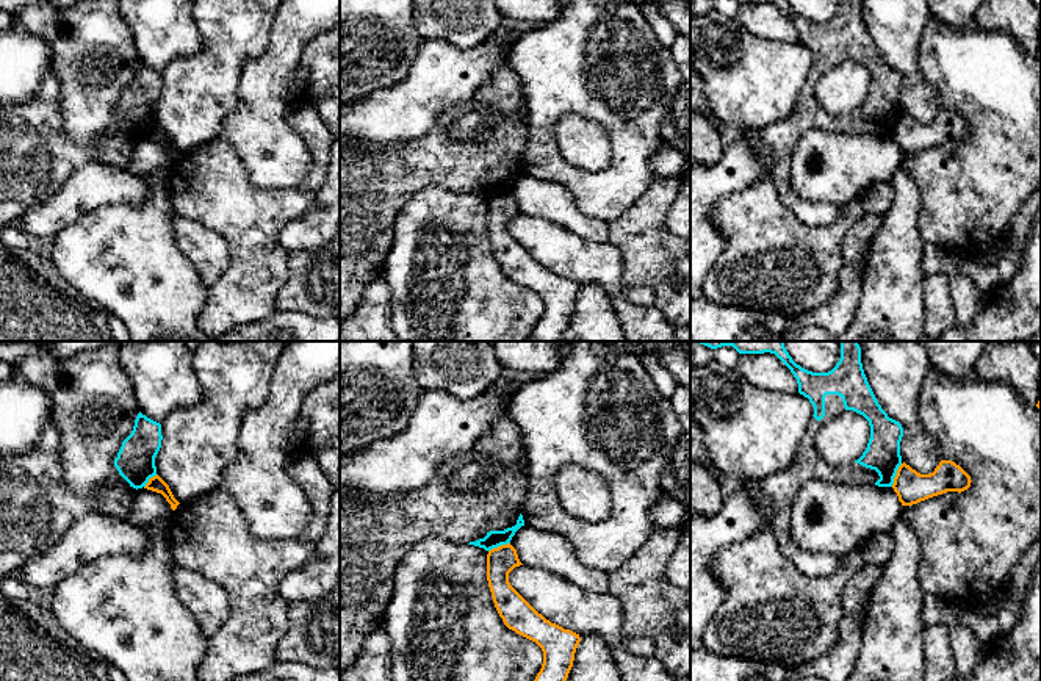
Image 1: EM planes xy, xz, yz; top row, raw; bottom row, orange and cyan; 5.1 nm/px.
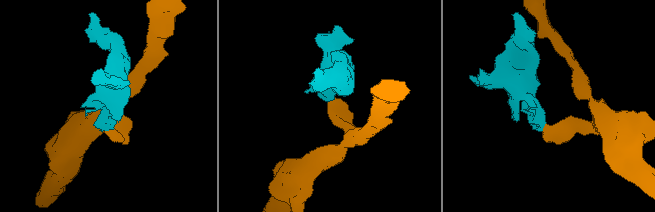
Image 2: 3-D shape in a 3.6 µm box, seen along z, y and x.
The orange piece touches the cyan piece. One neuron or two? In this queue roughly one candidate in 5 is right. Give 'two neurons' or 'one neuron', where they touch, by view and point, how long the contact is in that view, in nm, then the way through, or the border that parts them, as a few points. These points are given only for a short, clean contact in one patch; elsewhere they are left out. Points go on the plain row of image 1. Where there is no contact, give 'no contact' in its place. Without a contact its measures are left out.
two neurons | yz (896, 124) | 130 nm | along yz (902, 113), (891, 135)

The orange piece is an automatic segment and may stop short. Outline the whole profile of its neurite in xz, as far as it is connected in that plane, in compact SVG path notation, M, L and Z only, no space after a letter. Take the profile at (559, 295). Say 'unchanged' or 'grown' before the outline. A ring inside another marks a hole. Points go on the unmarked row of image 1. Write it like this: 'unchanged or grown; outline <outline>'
unchanged; outline M510 193L488 200L487 230L492 247L504 274L543 301L542 318L524 341L560 341L581 286L546 269L510 235L509 222L520 214L523 213Z

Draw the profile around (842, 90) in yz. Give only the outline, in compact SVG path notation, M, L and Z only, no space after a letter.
M845 59L816 85L816 99L830 114L842 116L863 105L869 88L869 70L853 59Z

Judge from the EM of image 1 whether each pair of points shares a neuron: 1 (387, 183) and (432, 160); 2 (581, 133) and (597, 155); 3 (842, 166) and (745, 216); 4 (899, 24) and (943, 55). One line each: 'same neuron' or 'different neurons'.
1: same neuron
2: same neuron
3: different neurons
4: different neurons

